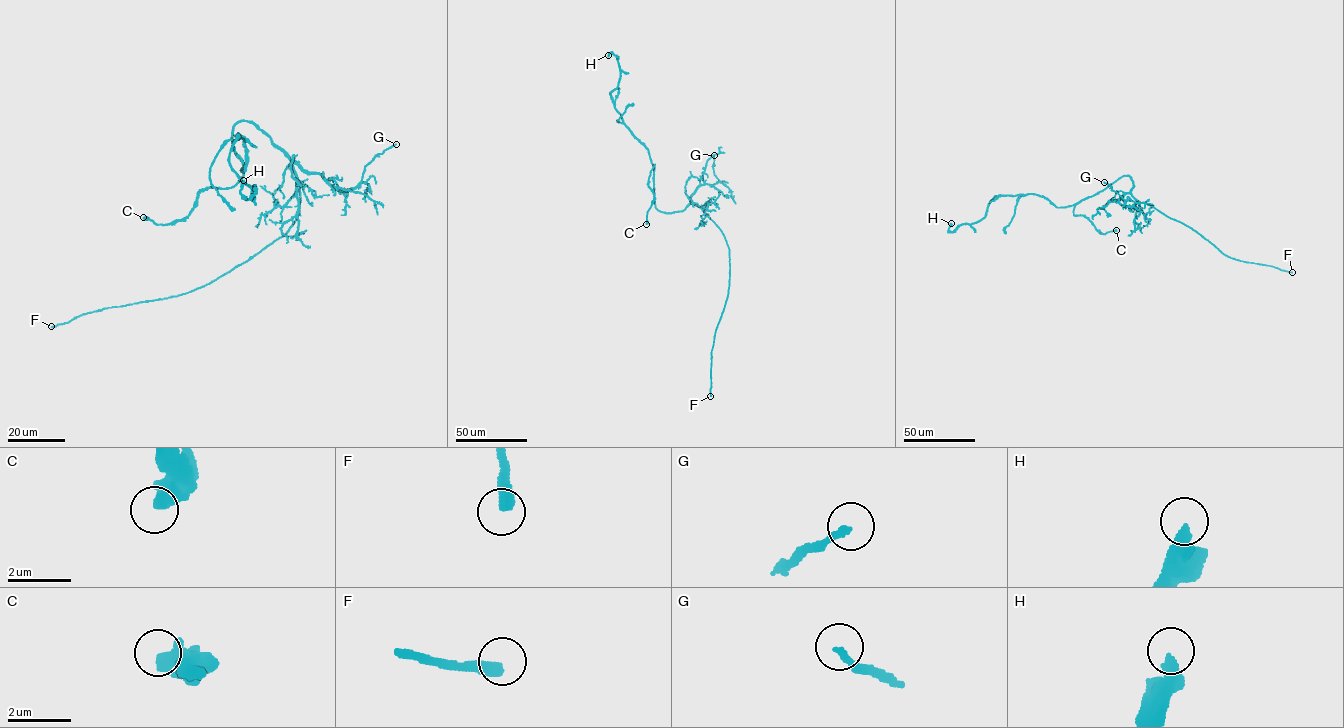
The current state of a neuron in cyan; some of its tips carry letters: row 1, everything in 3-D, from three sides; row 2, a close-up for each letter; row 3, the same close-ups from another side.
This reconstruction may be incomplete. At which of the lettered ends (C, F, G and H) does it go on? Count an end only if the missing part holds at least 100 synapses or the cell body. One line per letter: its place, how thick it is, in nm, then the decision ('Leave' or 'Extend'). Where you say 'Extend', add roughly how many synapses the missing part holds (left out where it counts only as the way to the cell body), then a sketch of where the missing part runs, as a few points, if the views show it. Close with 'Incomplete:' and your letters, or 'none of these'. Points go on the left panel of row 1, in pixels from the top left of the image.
C: Place: (143, 217). Thickness 550 nm. Leave
F: Place: (51, 326). Thickness 400 nm. Extend. Course of what is missing: (51, 326), (40, 333), (35, 345), (14, 365), (5, 371), (7, 368)
G: Place: (396, 144). Thickness 190 nm. Leave
H: Place: (243, 180). Thickness 360 nm. Leave
Incomplete: F

